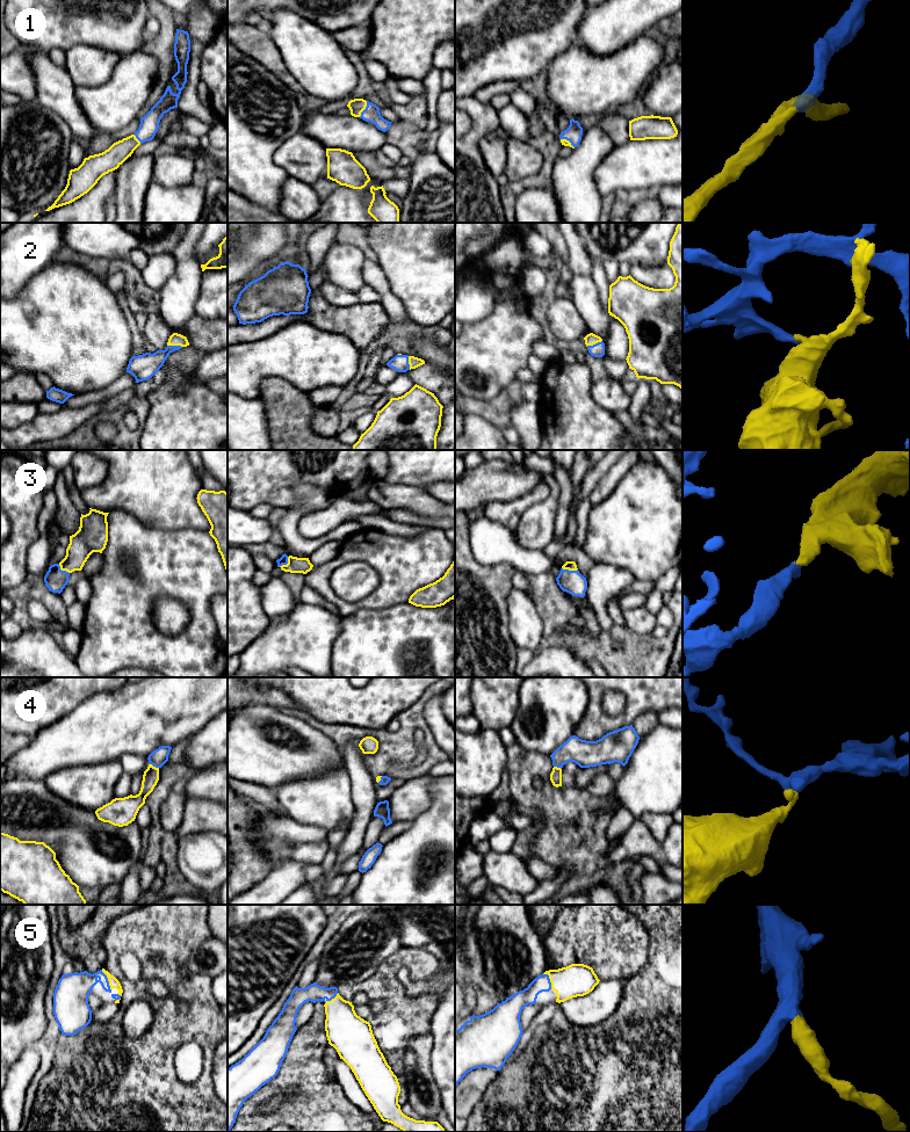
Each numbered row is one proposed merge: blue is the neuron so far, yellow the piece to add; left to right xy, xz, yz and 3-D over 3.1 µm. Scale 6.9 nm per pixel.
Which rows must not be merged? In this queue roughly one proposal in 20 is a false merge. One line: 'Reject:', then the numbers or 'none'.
Reject: none

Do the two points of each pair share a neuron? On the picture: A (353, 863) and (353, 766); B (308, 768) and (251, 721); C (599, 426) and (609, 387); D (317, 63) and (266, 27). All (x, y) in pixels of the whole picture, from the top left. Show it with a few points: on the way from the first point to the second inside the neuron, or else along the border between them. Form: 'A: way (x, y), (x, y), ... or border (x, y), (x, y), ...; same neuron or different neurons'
A: border (358, 851), (341, 864), (339, 873); different neurons
B: way (293, 753), (287, 748), (274, 748), (262, 737); same neuron
C: border (593, 383), (591, 397), (613, 414); different neurons
D: border (271, 21), (272, 29), (268, 33); different neurons

